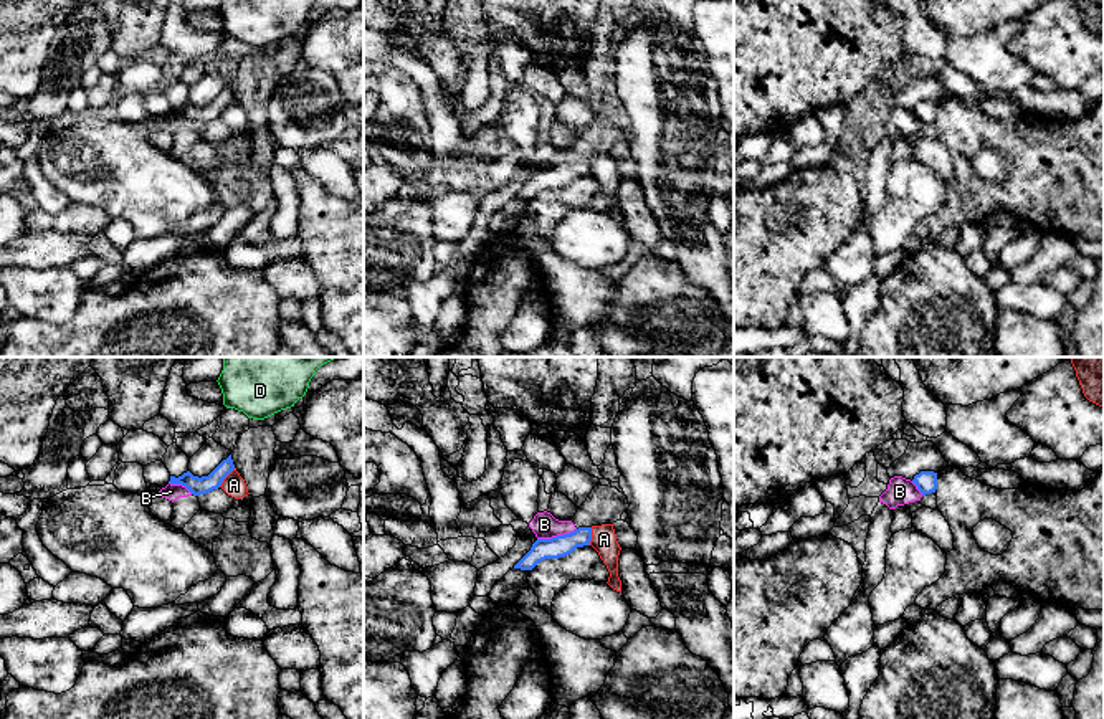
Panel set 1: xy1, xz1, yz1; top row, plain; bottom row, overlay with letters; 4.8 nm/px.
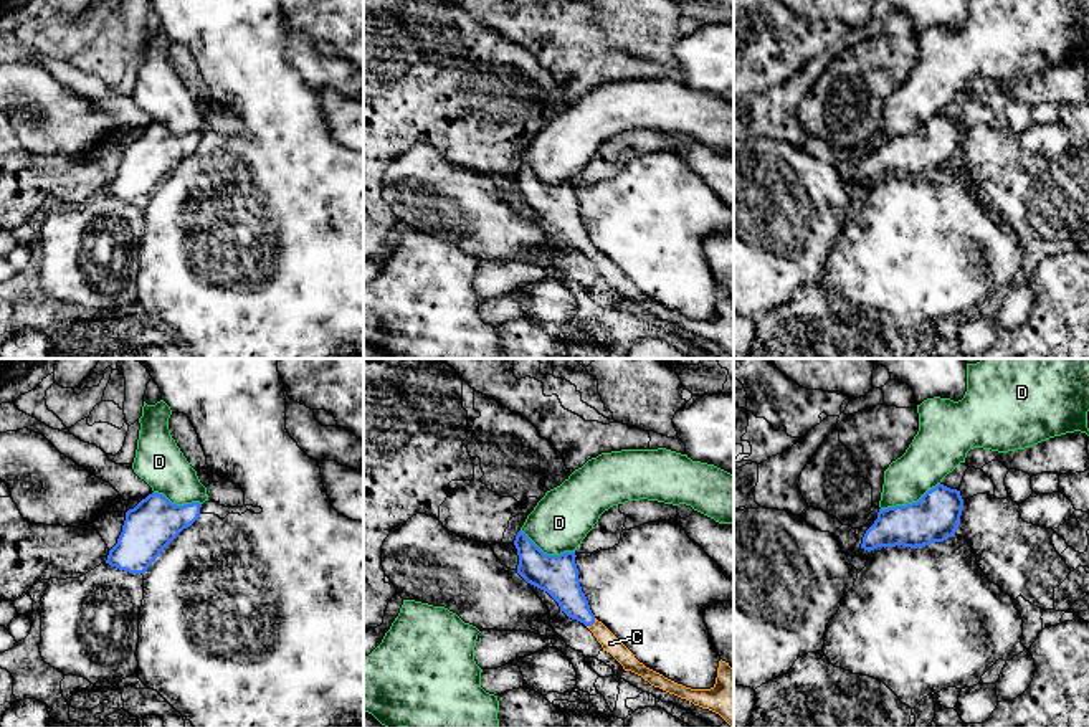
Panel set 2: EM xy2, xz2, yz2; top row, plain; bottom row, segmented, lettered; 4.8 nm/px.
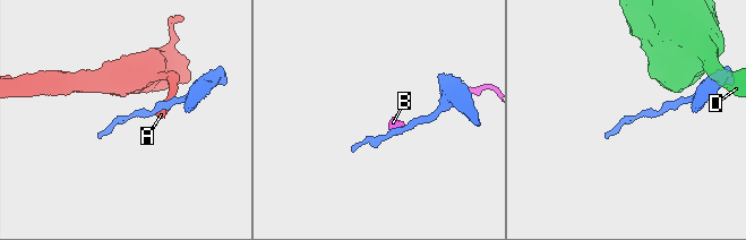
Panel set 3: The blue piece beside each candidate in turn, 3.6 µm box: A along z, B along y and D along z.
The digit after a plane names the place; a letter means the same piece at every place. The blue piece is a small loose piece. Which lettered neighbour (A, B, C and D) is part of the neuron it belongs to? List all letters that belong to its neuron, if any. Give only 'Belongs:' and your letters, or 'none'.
Belongs: C

